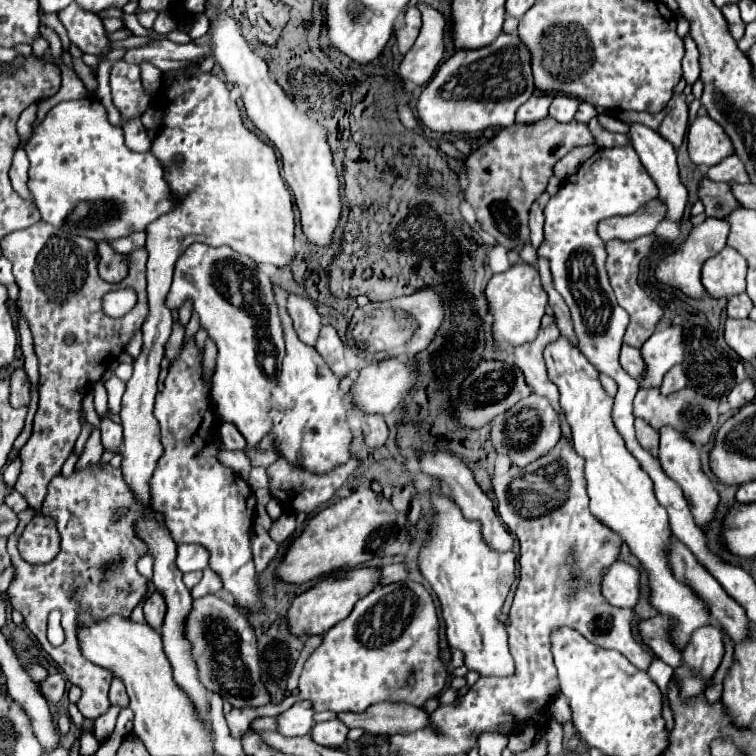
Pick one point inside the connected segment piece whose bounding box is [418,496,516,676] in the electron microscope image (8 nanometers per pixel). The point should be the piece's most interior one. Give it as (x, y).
(472, 581)

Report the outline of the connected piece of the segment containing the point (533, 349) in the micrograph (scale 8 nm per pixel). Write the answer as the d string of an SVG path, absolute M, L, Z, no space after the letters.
M556 324L548 326L548 328L540 328L540 334L534 342L518 346L512 350L514 358L516 358L516 366L524 372L526 384L532 388L534 394L548 398L548 402L552 404L552 408L556 408L558 416L560 416L560 428L562 428L562 436L572 444L572 430L568 428L568 422L564 420L564 414L560 412L560 394L558 388L548 380L548 370L544 368L544 348L548 344L552 344L552 340L556 340L558 336L558 328Z

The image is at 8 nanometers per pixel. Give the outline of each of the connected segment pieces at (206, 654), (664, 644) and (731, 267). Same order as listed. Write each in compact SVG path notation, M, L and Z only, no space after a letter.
M204 596L192 602L186 622L186 634L192 642L192 656L200 670L200 682L208 690L218 690L234 708L266 706L272 702L270 692L260 680L260 658L256 648L256 634L248 624L244 612L230 600L220 596Z
M656 616L656 618L650 618L650 620L640 620L638 636L654 652L654 656L664 660L672 668L676 668L676 666L680 666L682 654L668 640L668 626L670 626L670 620L664 618L664 616Z
M730 246L708 258L702 266L702 284L712 298L746 292L746 260Z

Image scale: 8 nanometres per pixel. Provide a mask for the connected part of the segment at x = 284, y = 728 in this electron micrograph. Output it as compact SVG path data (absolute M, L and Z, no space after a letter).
M310 700L296 702L290 710L276 716L278 732L282 736L306 736L314 724L314 708Z

